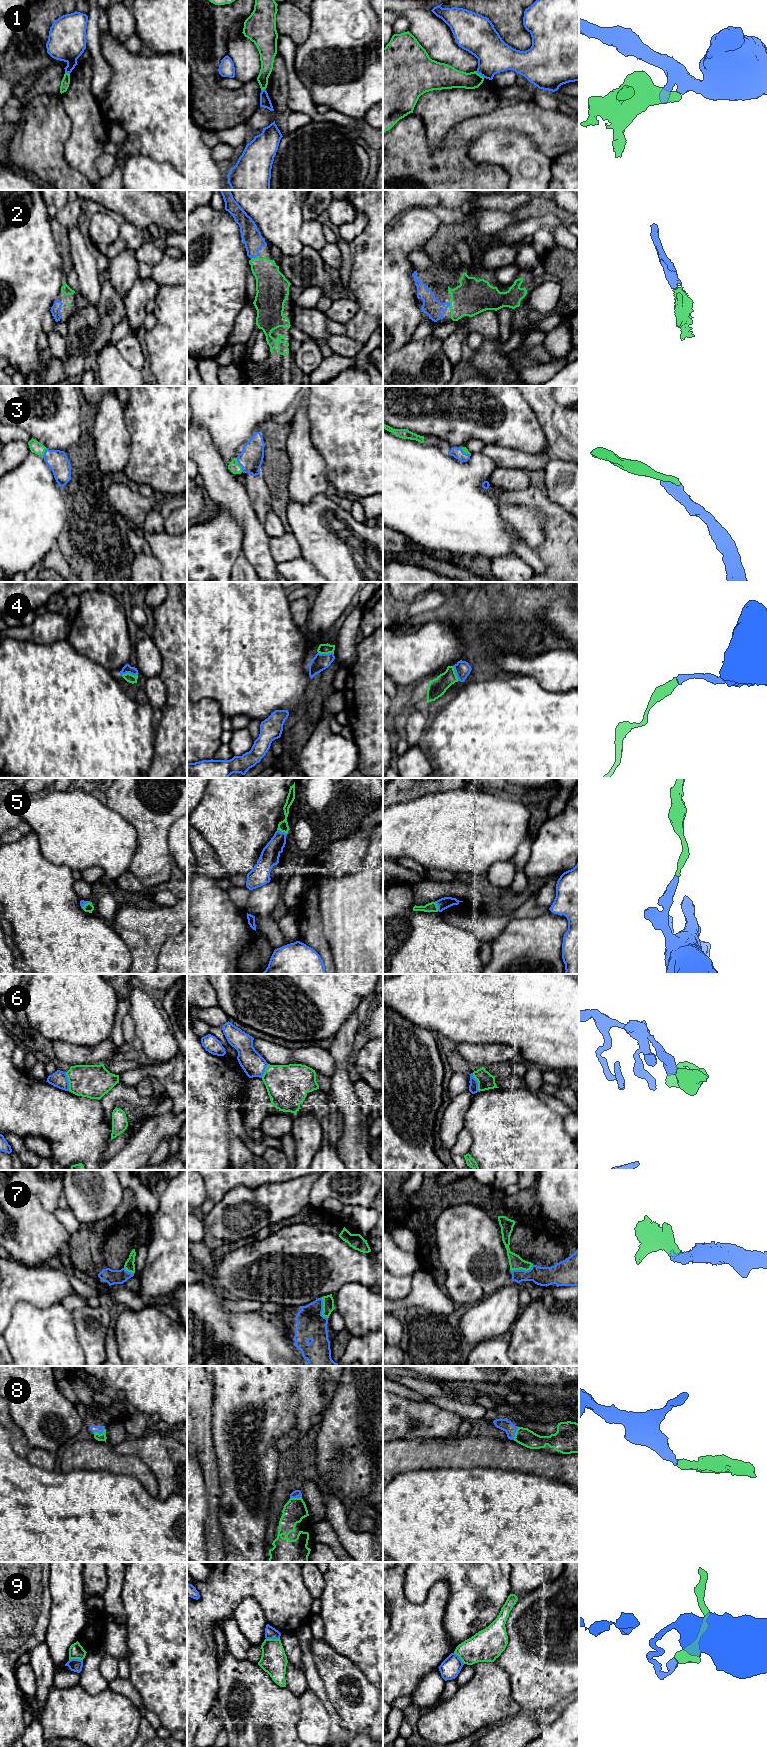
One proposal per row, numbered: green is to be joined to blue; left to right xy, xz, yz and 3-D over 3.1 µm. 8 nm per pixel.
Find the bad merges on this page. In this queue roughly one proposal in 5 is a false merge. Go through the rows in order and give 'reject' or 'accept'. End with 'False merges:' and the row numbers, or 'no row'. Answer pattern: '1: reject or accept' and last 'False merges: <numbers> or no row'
1: reject
2: accept
3: accept
4: accept
5: accept
6: reject
7: accept
8: accept
9: reject
False merges: 1, 6, 9

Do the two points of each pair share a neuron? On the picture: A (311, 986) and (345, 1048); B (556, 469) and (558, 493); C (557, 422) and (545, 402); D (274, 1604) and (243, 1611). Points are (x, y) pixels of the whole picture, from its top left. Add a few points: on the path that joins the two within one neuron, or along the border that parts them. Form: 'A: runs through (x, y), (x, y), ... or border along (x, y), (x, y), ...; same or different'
A: border along (351, 1014), (332, 1038); different
B: runs through (558, 475), (558, 487); same
C: runs through (553, 417), (545, 407); same
D: border along (238, 1603), (252, 1597), (259, 1604), (267, 1623); different

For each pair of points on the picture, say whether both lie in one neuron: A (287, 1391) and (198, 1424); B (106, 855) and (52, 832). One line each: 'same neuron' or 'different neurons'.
A: different neurons
B: same neuron

